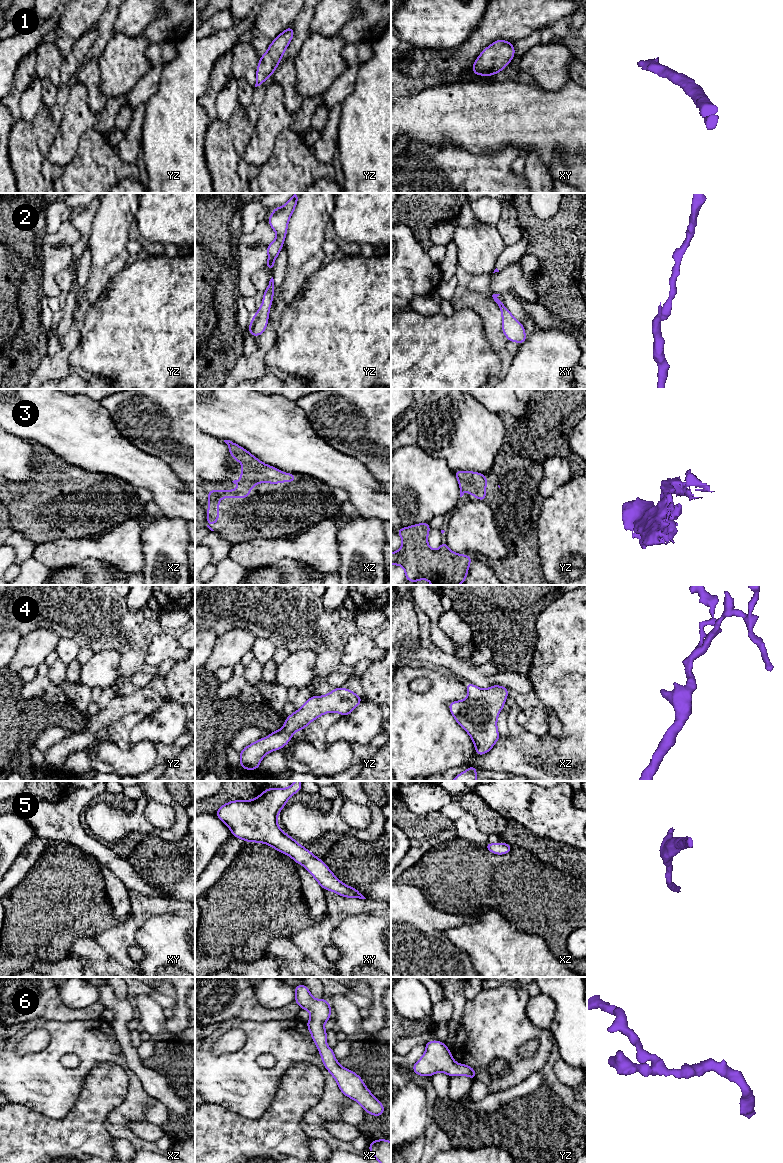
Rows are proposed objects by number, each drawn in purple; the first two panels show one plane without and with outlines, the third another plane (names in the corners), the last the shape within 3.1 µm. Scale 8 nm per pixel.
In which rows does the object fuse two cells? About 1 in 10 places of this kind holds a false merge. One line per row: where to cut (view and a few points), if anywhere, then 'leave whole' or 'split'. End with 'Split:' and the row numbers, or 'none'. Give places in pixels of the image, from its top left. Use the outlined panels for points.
1: no cut; leave whole
2: no cut; leave whole
3: no cut; leave whole
4: no cut; leave whole
5: no cut; leave whole
6: no cut; leave whole
Split: none

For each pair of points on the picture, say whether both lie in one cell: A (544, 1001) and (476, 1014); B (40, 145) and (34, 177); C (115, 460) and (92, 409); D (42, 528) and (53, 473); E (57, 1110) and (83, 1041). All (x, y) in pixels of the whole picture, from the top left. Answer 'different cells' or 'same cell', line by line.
A: different cells
B: same cell
C: same cell
D: same cell
E: same cell

